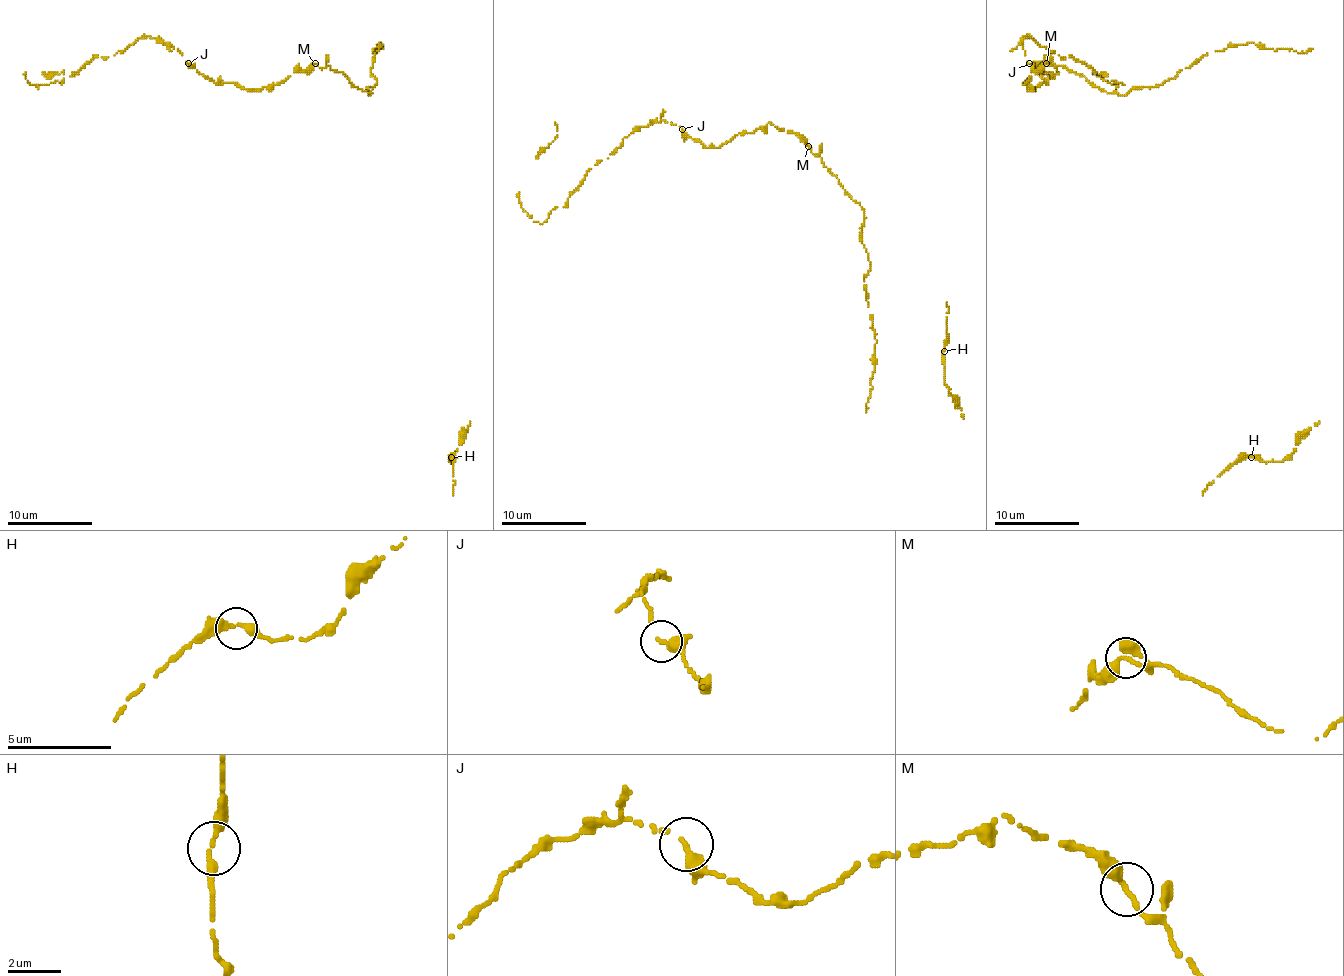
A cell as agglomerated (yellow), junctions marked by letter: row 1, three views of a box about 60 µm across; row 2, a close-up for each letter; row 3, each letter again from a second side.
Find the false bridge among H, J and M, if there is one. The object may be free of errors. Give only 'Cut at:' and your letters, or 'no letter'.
Cut at: no letter

